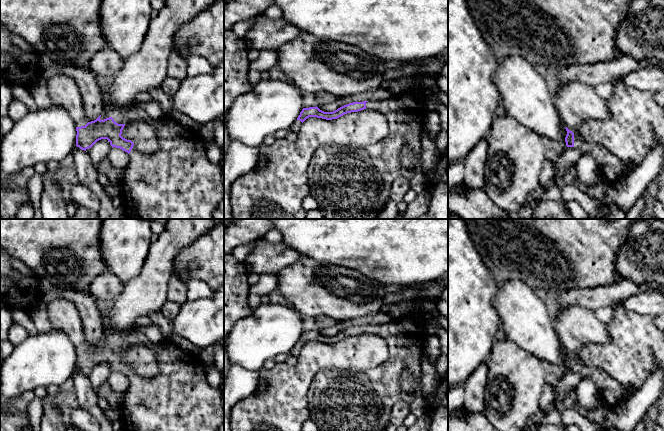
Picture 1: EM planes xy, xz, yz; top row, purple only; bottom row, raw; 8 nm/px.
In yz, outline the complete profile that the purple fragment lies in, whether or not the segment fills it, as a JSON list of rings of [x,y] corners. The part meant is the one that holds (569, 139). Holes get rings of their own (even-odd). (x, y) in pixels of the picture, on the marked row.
[[[577,81],[567,83],[556,89],[555,104],[566,126],[566,146],[580,150],[583,155],[591,155],[608,185],[636,169],[633,164],[621,161],[604,146],[586,143],[580,137],[578,127],[582,121],[611,117],[606,102],[596,94],[594,87]]]

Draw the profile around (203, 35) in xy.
[[[224,0],[215,1],[189,22],[182,24],[175,34],[174,50],[184,59],[192,54],[201,56],[213,67],[224,62]]]

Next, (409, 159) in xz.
[[[407,146],[401,150],[400,161],[406,168],[415,168],[416,171],[421,171],[421,155],[416,154]]]

